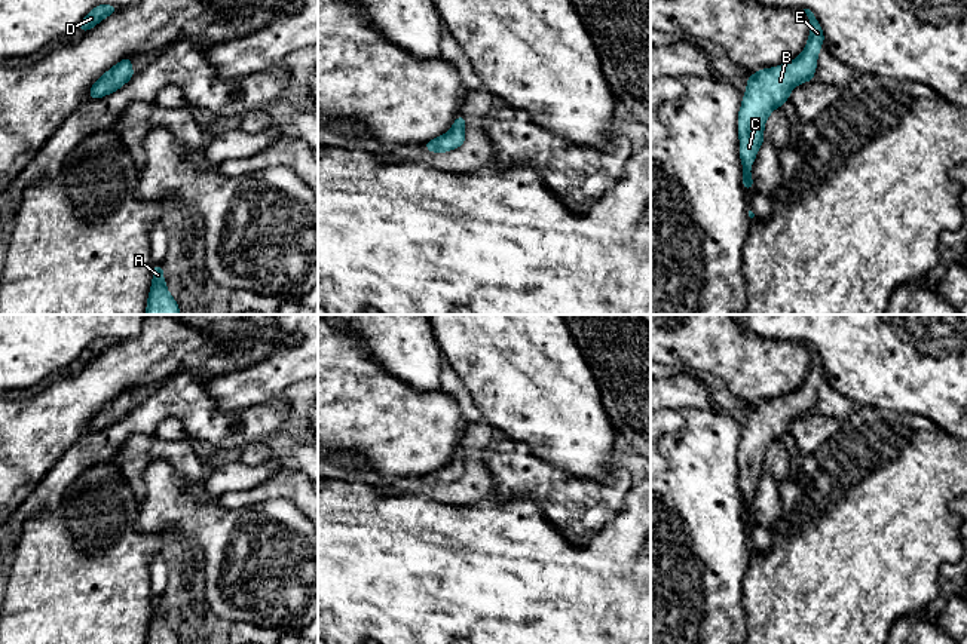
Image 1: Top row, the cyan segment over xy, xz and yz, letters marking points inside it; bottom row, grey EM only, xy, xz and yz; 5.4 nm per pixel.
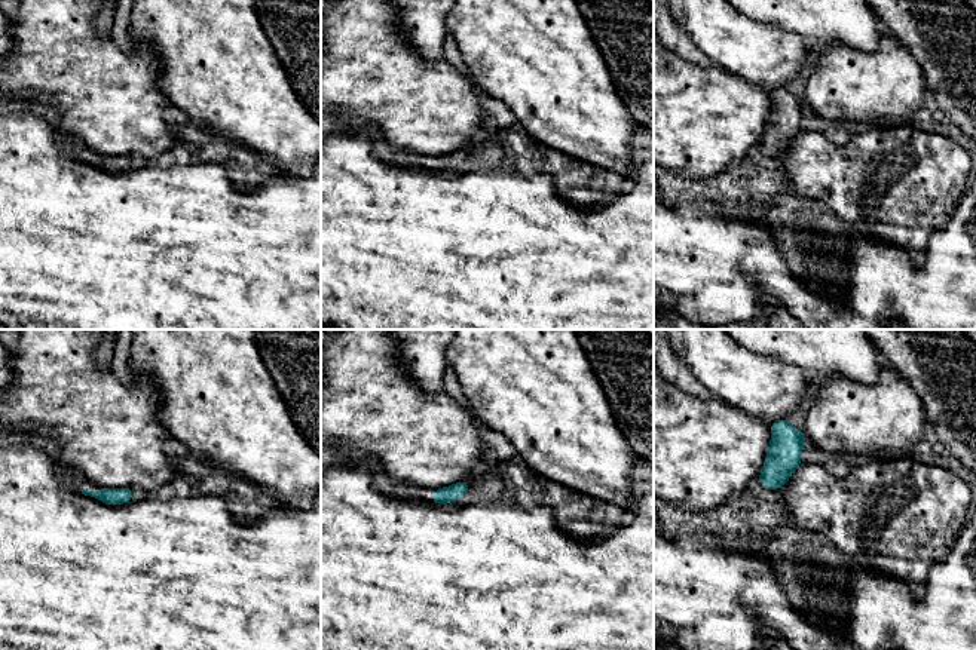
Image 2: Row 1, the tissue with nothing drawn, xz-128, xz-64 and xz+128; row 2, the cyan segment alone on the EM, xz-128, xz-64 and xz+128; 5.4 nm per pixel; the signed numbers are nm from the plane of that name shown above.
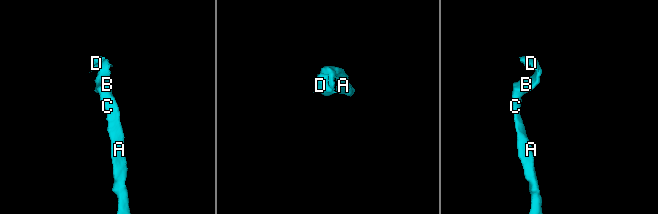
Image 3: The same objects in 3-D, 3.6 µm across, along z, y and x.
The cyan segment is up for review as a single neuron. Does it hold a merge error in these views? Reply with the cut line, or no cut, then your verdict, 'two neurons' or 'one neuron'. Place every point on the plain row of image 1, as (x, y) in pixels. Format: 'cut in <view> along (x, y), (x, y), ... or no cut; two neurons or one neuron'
no cut; one neuron

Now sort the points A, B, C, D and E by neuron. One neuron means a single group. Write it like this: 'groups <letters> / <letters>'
groups A B C D E

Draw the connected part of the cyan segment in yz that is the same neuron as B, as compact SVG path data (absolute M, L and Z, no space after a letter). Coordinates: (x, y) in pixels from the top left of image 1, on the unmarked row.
M804 341L811 358L804 384L792 395L763 401L747 411L747 423L738 445L740 490L743 496L743 519L755 521L750 507L752 496L763 472L763 457L771 444L781 439L793 418L814 413L817 387L824 367L810 341Z

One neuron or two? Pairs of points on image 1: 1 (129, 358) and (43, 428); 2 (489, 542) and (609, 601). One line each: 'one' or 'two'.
1: one
2: one

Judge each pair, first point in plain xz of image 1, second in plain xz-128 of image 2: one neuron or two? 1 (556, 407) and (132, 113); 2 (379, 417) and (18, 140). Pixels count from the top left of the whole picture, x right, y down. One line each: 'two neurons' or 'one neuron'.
1: two neurons
2: two neurons

